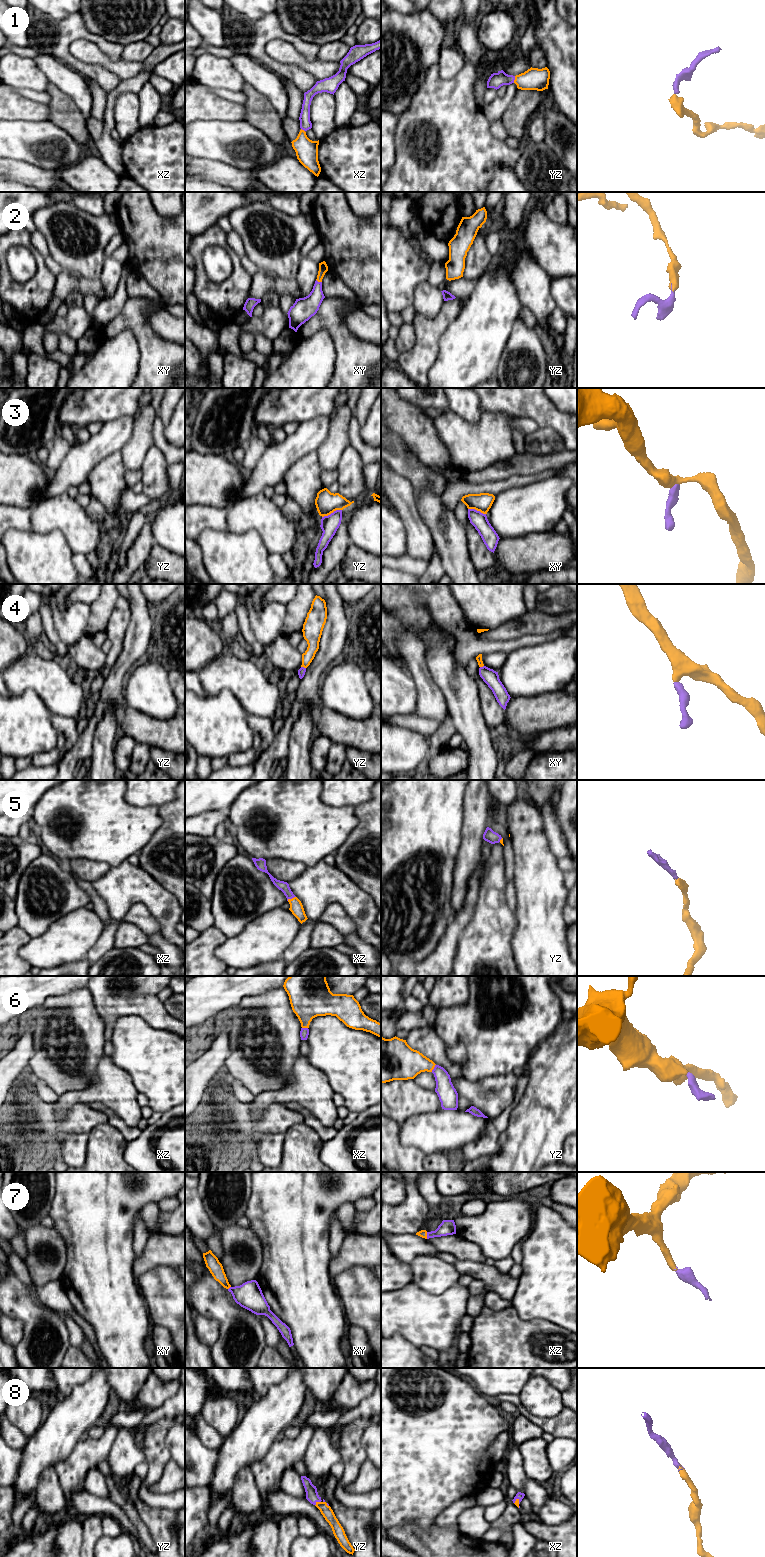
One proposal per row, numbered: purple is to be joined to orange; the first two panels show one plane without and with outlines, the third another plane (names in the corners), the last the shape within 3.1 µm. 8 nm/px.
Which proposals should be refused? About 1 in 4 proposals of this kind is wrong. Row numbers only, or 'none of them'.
3

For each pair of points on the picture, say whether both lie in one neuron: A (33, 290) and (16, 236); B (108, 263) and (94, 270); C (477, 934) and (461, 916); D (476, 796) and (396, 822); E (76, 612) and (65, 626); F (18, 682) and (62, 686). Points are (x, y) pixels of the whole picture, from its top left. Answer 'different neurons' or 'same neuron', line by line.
A: same neuron
B: different neurons
C: different neurons
D: different neurons
E: same neuron
F: same neuron

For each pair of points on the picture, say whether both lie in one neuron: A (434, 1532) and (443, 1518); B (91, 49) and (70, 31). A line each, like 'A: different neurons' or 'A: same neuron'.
A: different neurons
B: different neurons

